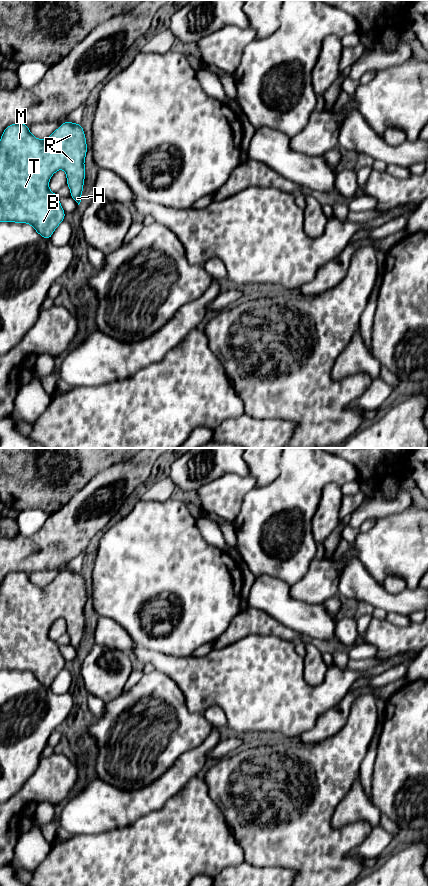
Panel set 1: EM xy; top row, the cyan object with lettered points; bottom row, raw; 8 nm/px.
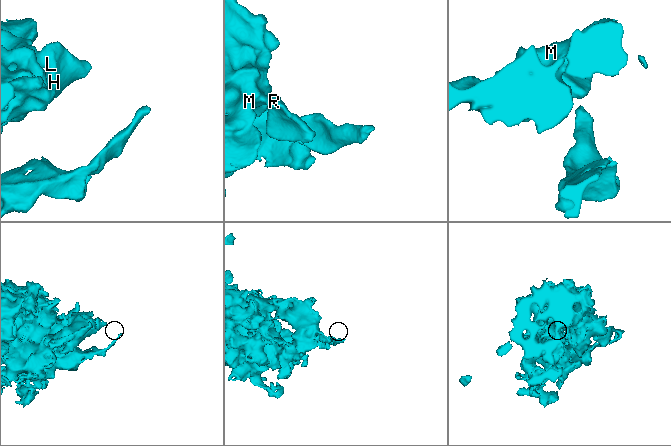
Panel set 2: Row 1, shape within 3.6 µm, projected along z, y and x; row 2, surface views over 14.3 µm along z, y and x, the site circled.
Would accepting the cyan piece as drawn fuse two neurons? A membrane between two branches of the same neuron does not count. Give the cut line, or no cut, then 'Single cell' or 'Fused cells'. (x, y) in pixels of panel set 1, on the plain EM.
No split. Single cell

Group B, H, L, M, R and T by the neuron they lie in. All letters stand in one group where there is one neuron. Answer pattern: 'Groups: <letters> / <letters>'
Groups: B H L M R T

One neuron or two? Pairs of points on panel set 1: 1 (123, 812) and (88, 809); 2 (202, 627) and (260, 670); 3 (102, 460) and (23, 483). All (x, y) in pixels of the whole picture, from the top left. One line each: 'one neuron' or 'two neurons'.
1: one neuron
2: two neurons
3: one neuron

